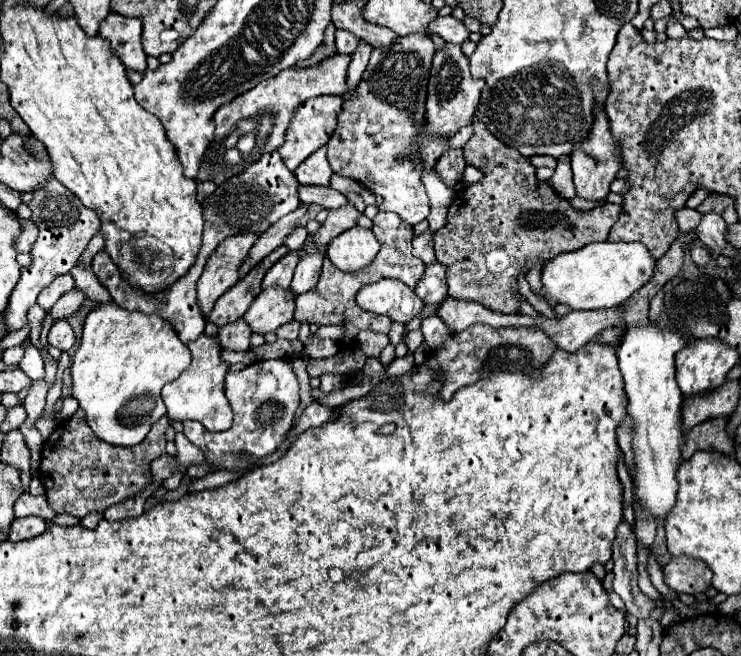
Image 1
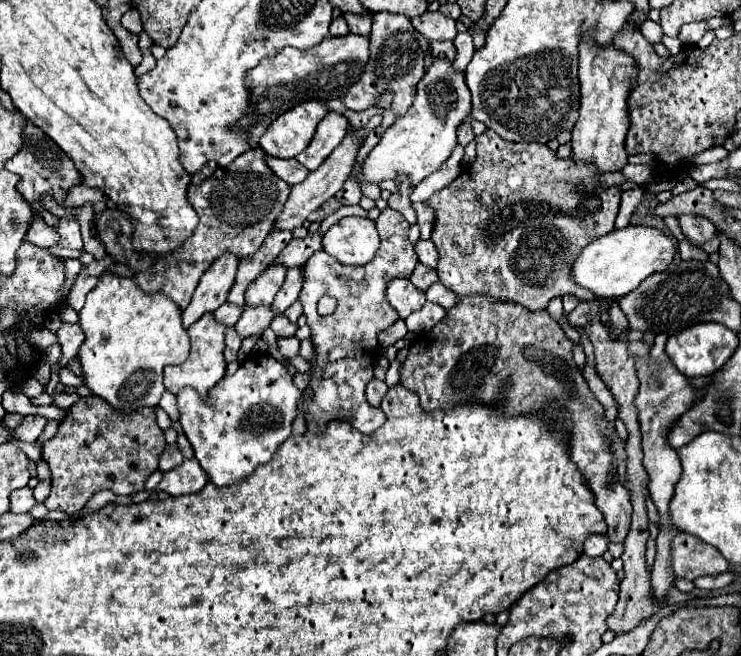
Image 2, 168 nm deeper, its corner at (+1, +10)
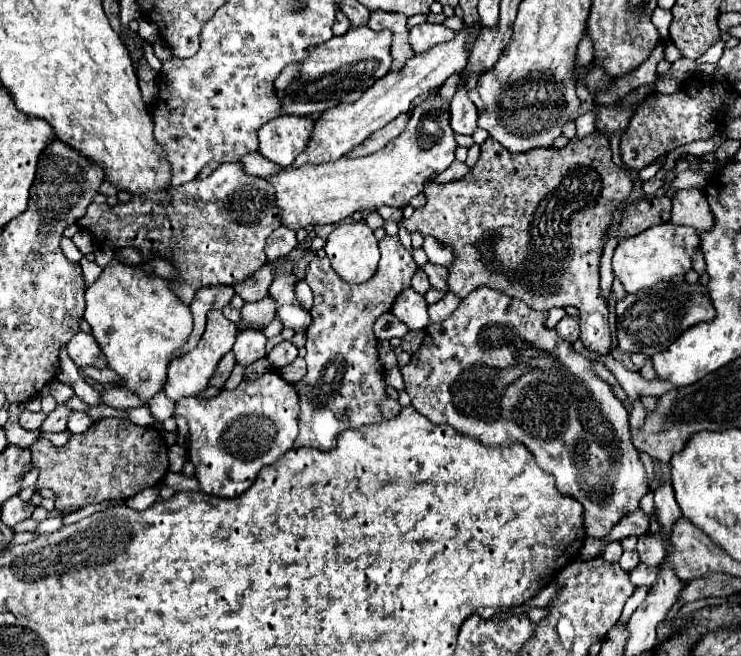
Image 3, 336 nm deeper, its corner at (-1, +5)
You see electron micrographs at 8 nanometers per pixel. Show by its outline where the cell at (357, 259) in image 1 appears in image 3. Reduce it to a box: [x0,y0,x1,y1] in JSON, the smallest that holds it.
[325,221,379,283]

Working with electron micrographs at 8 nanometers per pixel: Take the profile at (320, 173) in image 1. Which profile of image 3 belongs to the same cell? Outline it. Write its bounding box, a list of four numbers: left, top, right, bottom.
[295,23,481,167]

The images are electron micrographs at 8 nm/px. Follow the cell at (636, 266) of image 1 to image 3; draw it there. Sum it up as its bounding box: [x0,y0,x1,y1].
[613,225,699,293]

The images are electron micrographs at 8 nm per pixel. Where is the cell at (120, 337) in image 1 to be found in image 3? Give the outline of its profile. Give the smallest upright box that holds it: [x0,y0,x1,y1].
[85,257,193,401]

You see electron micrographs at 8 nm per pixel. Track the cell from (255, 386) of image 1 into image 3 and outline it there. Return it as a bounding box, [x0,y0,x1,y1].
[175,371,299,499]

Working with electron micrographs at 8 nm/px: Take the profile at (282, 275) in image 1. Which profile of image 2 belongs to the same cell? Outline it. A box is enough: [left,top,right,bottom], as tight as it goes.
[247,264,287,306]

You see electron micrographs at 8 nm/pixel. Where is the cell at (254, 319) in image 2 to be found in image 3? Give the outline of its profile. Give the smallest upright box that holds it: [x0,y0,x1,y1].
[233,329,267,367]

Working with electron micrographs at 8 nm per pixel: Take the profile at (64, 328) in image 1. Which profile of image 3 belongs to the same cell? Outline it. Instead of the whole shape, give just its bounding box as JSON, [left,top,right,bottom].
[67,331,107,369]

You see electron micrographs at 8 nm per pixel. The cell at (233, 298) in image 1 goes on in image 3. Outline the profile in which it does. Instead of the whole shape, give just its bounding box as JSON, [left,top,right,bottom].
[265,225,297,259]

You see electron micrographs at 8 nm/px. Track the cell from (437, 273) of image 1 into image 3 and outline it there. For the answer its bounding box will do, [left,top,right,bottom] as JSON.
[411,269,431,295]

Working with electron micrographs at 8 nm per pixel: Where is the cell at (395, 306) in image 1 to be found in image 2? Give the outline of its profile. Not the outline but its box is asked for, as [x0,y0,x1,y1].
[387,278,425,318]

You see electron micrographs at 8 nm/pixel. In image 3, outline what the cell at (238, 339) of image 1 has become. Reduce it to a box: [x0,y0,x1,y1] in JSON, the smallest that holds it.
[209,351,235,389]

